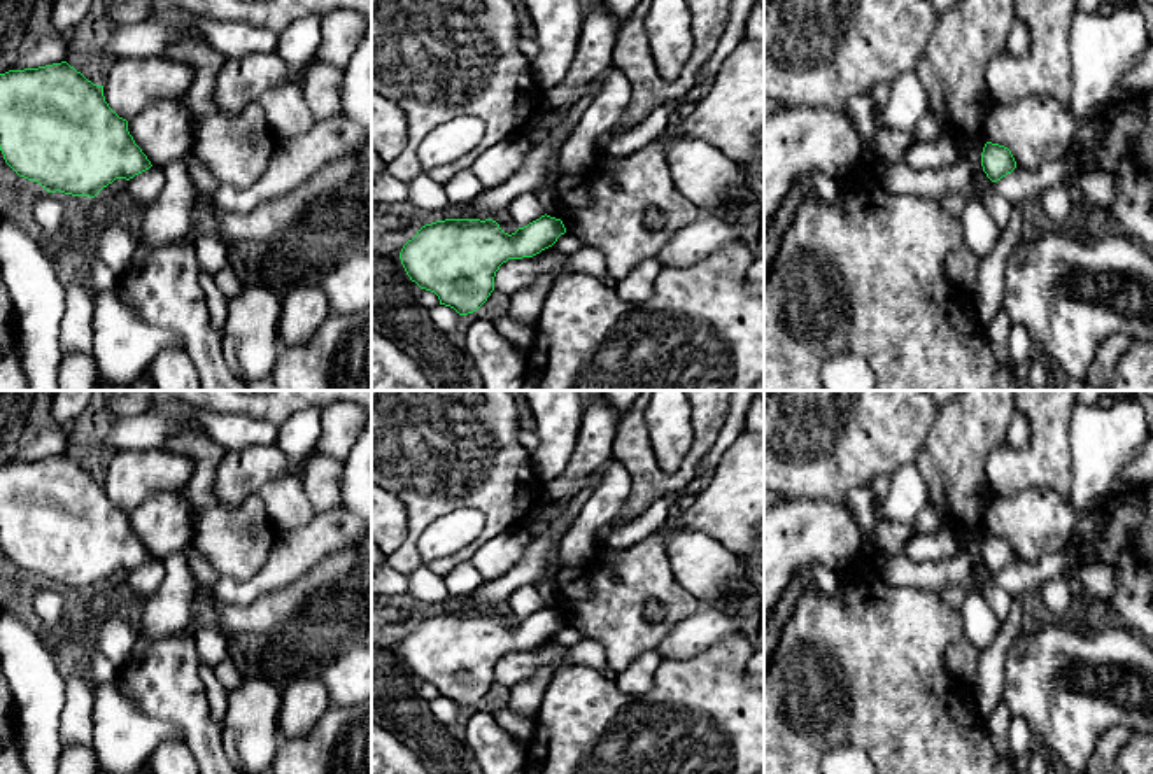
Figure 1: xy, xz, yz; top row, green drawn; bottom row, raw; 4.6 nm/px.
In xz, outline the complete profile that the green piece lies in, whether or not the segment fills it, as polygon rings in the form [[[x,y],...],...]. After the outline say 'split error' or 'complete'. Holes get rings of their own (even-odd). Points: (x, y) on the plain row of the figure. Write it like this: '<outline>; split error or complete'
[[[547,606],[512,627],[492,611],[445,611],[422,618],[400,651],[412,674],[468,707],[487,693],[503,655],[533,650],[564,625],[562,613]]]; complete

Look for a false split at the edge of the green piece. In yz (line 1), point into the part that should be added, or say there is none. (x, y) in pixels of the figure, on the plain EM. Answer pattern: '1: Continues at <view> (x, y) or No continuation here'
1: No continuation here

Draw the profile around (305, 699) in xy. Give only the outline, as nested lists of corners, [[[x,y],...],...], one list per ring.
[[[296,676],[280,692],[280,739],[307,735],[331,706],[321,678]]]

